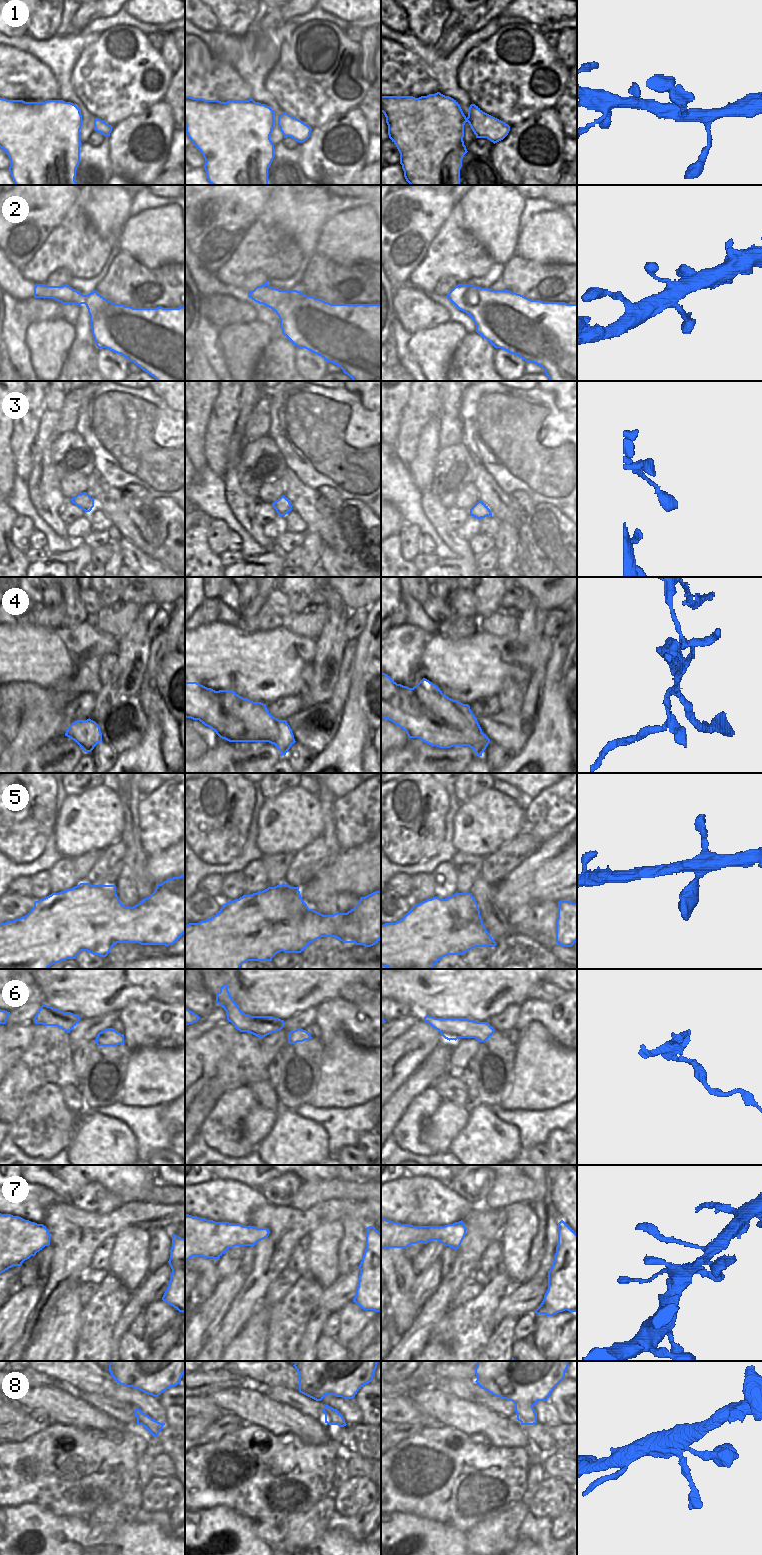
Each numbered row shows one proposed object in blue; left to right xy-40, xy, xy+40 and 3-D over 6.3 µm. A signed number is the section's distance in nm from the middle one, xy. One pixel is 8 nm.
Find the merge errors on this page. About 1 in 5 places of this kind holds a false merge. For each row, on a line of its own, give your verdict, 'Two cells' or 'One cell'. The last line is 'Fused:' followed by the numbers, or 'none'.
1: One cell
2: One cell
3: One cell
4: Two cells
5: One cell
6: Two cells
7: One cell
8: One cell
Fused: 4, 6.

